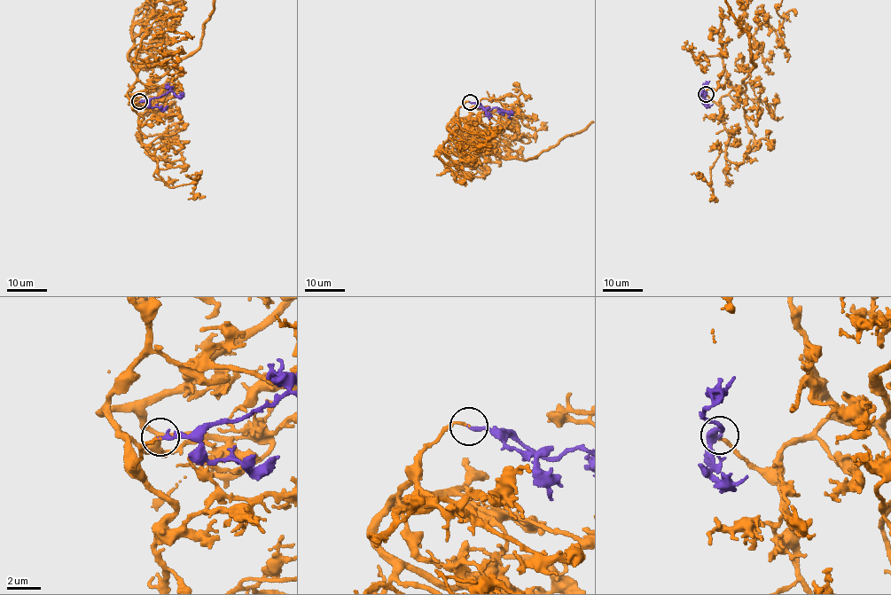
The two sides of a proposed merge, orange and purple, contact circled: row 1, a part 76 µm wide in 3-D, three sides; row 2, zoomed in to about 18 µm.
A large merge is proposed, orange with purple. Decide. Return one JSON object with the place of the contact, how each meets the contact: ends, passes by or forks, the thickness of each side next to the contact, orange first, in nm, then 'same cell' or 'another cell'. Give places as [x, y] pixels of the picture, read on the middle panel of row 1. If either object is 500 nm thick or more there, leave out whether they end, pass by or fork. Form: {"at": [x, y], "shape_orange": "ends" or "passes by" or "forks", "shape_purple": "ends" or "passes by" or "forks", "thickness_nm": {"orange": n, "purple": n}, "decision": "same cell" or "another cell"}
{"at": [470, 102], "shape_orange": "ends", "shape_purple": "ends", "thickness_nm": {"orange": 150, "purple": 240}, "decision": "same cell"}

